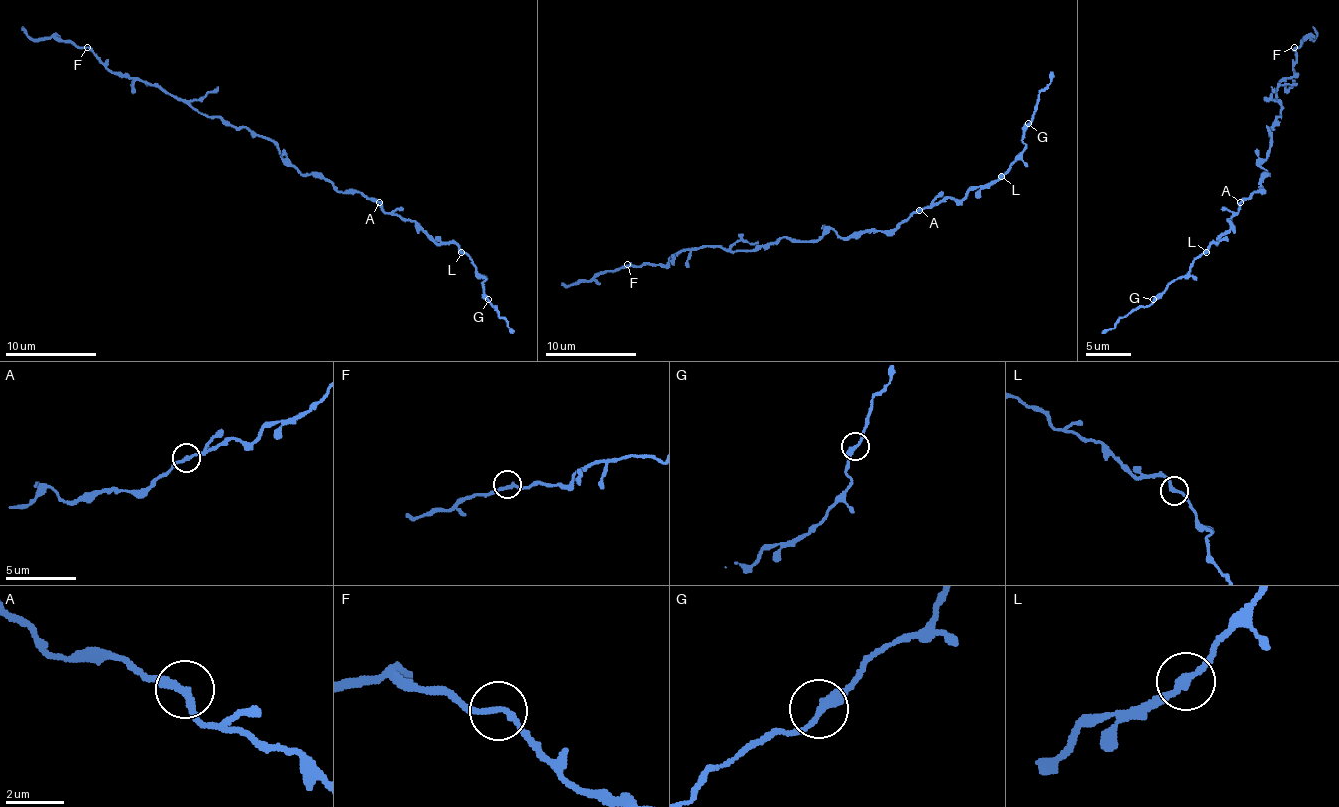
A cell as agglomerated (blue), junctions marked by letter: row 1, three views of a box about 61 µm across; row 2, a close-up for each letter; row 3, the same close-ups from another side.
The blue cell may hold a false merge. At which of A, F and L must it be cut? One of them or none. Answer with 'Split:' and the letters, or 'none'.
Split: none

